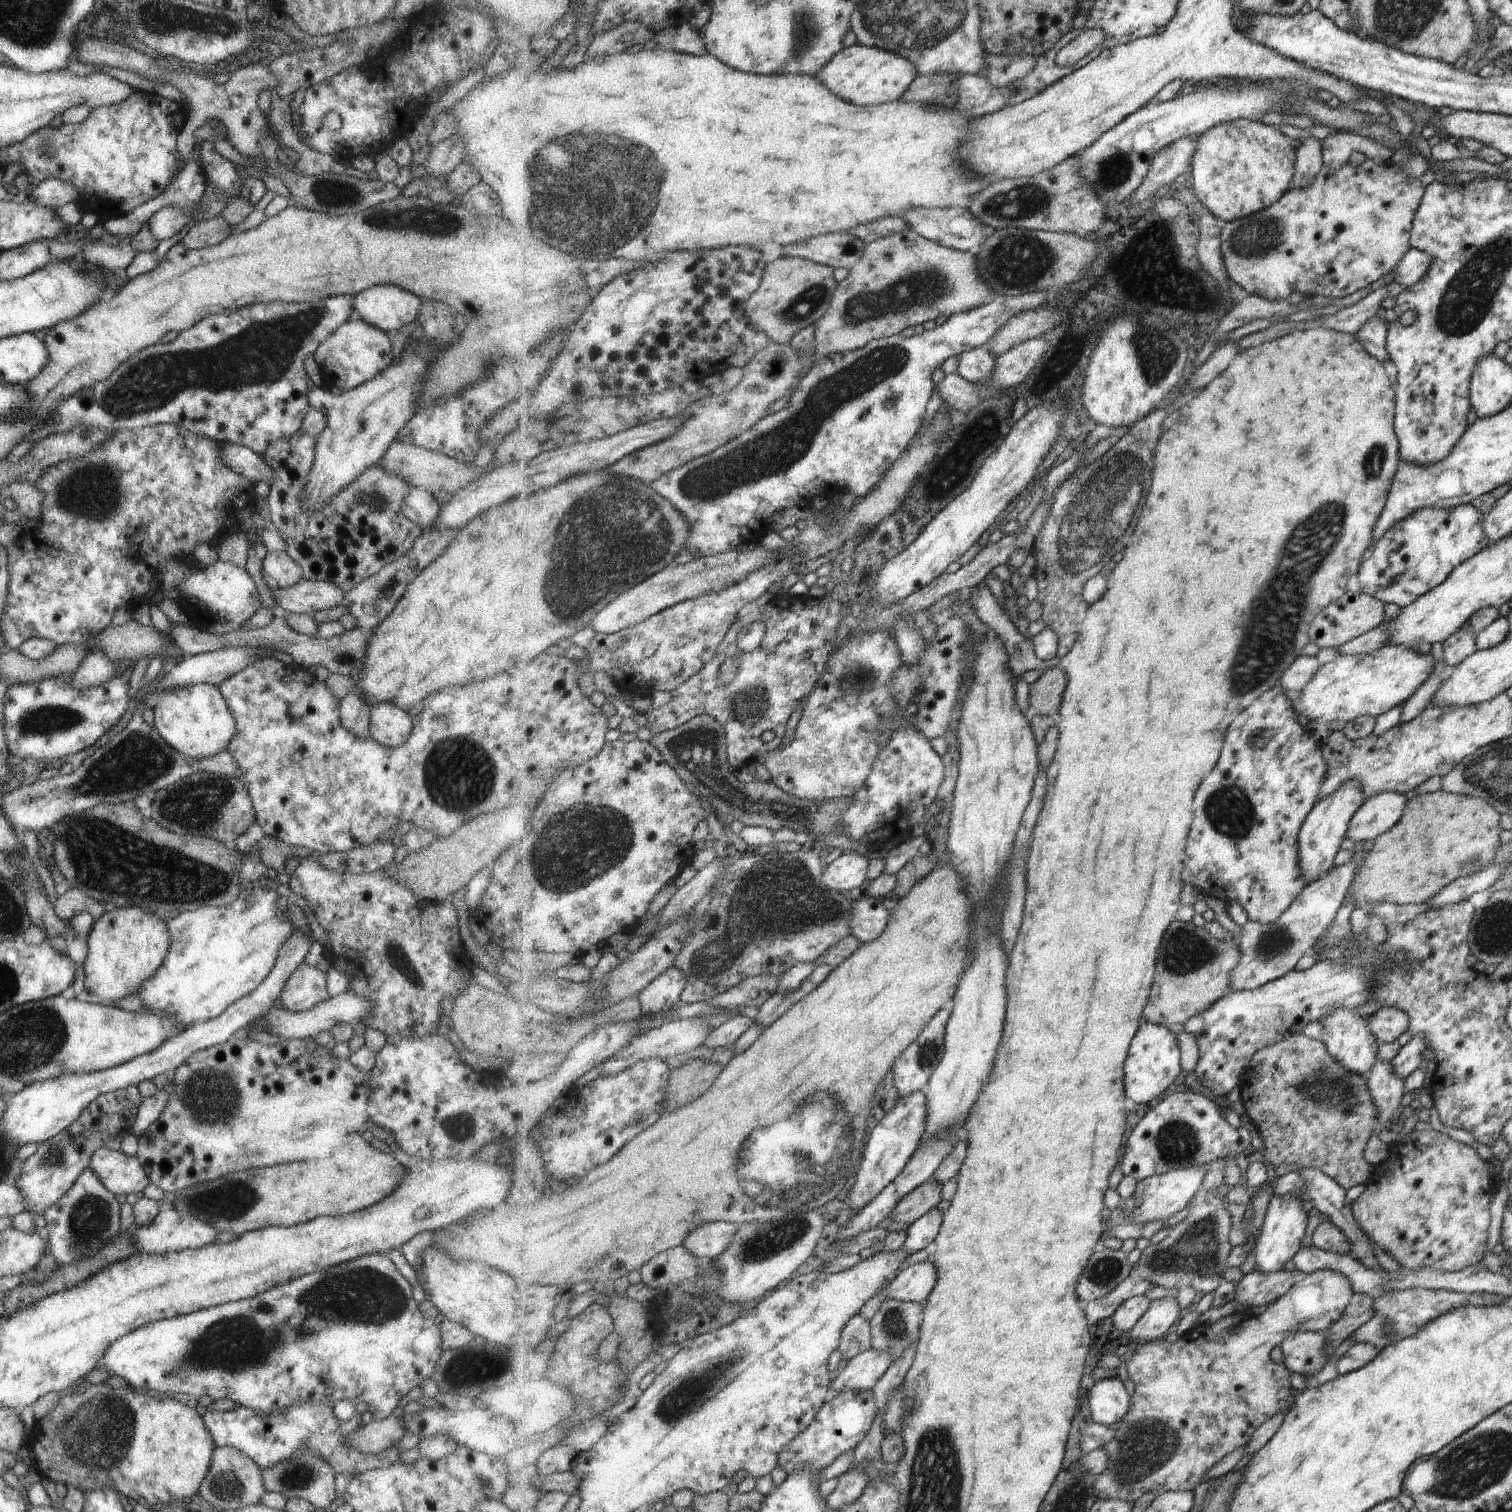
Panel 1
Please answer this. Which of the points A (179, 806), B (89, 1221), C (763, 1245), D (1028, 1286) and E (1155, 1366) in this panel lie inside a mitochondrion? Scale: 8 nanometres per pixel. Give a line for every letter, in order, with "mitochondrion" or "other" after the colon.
A: mitochondrion
B: mitochondrion
C: mitochondrion
D: other
E: other

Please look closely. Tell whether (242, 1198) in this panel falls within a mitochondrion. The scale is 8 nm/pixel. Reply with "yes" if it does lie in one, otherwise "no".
yes

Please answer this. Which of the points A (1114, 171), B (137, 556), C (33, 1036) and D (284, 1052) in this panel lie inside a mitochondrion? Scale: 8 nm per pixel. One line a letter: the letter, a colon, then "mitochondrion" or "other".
A: mitochondrion
B: other
C: mitochondrion
D: other

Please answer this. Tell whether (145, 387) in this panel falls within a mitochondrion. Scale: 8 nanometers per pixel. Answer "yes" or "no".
yes

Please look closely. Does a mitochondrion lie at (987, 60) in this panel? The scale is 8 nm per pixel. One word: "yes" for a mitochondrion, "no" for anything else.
yes

